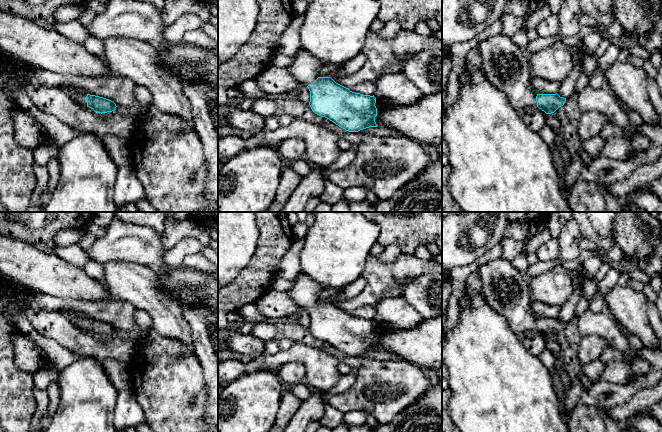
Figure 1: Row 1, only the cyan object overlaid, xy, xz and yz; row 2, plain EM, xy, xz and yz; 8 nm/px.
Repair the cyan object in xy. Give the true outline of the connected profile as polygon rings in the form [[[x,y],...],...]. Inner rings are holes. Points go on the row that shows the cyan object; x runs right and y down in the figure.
[[[68,90],[68,92],[76,103],[87,106],[97,113],[112,112],[117,107],[113,101],[103,97],[86,94],[80,90]]]

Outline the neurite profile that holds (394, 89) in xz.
[[[403,73],[381,76],[374,97],[389,105],[406,106],[422,99],[424,94]]]

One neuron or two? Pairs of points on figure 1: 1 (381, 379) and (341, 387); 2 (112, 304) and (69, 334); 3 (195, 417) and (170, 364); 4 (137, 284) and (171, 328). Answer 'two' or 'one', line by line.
1: two
2: two
3: one
4: one

